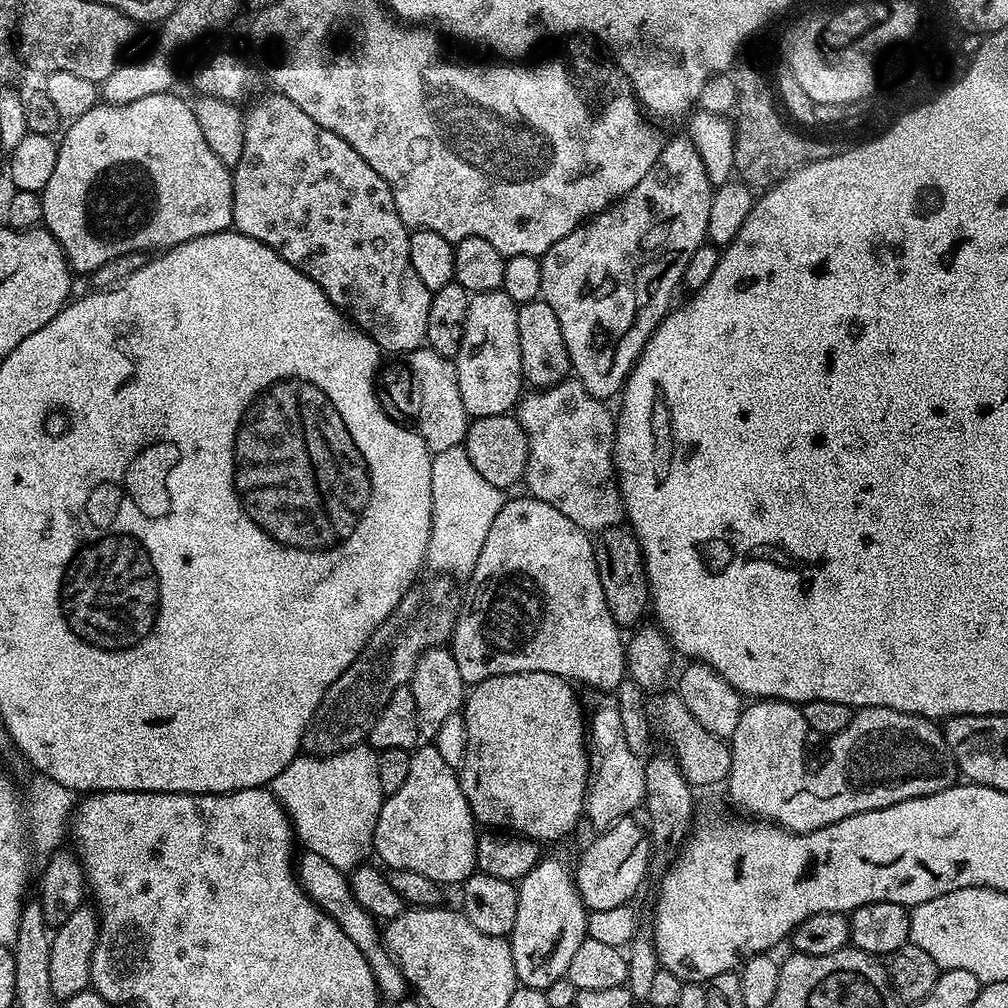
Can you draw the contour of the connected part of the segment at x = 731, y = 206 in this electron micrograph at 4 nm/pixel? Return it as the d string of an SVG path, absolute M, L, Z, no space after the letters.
M681 134L681 136L674 137L669 144L667 141L661 147L660 157L656 160L655 166L649 170L646 178L642 178L642 182L638 182L638 186L634 186L634 190L626 193L611 208L601 212L598 216L591 217L587 222L581 224L580 227L575 228L573 232L566 234L566 238L554 242L554 246L550 246L550 250L546 250L544 255L539 257L540 265L542 266L541 297L547 302L548 308L554 310L556 324L562 326L562 338L566 342L566 355L568 355L572 363L572 372L575 379L580 381L580 385L595 400L607 401L609 399L608 396L614 395L613 397L615 397L623 389L625 380L627 380L632 372L632 367L636 364L637 356L644 349L644 344L652 337L652 331L659 326L660 321L668 315L670 305L673 303L673 301L671 302L672 295L675 294L676 287L678 289L681 287L684 271L686 270L686 262L690 262L690 258L694 258L694 250L698 250L701 244L705 243L706 237L717 246L727 246L738 234L738 230L742 230L742 222L746 222L753 203L753 189L743 182L722 184L714 191L714 185L708 180L706 166L702 166L702 158L698 154L694 142L687 135Z

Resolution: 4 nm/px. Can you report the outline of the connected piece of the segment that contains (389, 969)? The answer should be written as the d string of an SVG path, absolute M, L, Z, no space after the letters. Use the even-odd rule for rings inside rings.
M305 851L303 855L304 857L301 860L299 857L298 860L298 879L304 893L326 915L334 918L338 922L338 926L342 926L346 938L350 938L350 942L354 942L354 946L358 946L358 950L362 950L362 954L374 974L376 989L380 991L381 997L389 1002L405 999L407 992L404 991L409 991L410 985L404 979L403 970L385 948L381 929L378 926L376 929L377 917L368 912L353 896L349 877L341 869L330 866L330 862L326 862L326 858L322 858L322 854Z

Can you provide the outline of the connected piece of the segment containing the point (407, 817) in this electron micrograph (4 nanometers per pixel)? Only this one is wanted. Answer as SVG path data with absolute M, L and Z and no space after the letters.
M417 747L411 753L410 774L394 794L385 796L384 805L374 826L372 847L389 869L417 871L441 886L463 885L477 871L477 821L462 794L460 777L436 748Z

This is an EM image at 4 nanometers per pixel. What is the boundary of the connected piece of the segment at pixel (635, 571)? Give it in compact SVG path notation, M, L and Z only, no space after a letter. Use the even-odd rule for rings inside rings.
M624 526L603 528L595 533L594 543L598 580L602 582L602 592L606 594L606 606L621 629L635 629L645 619L644 612L646 616L650 608L648 576L644 572L644 555L640 544L637 543L635 535Z

